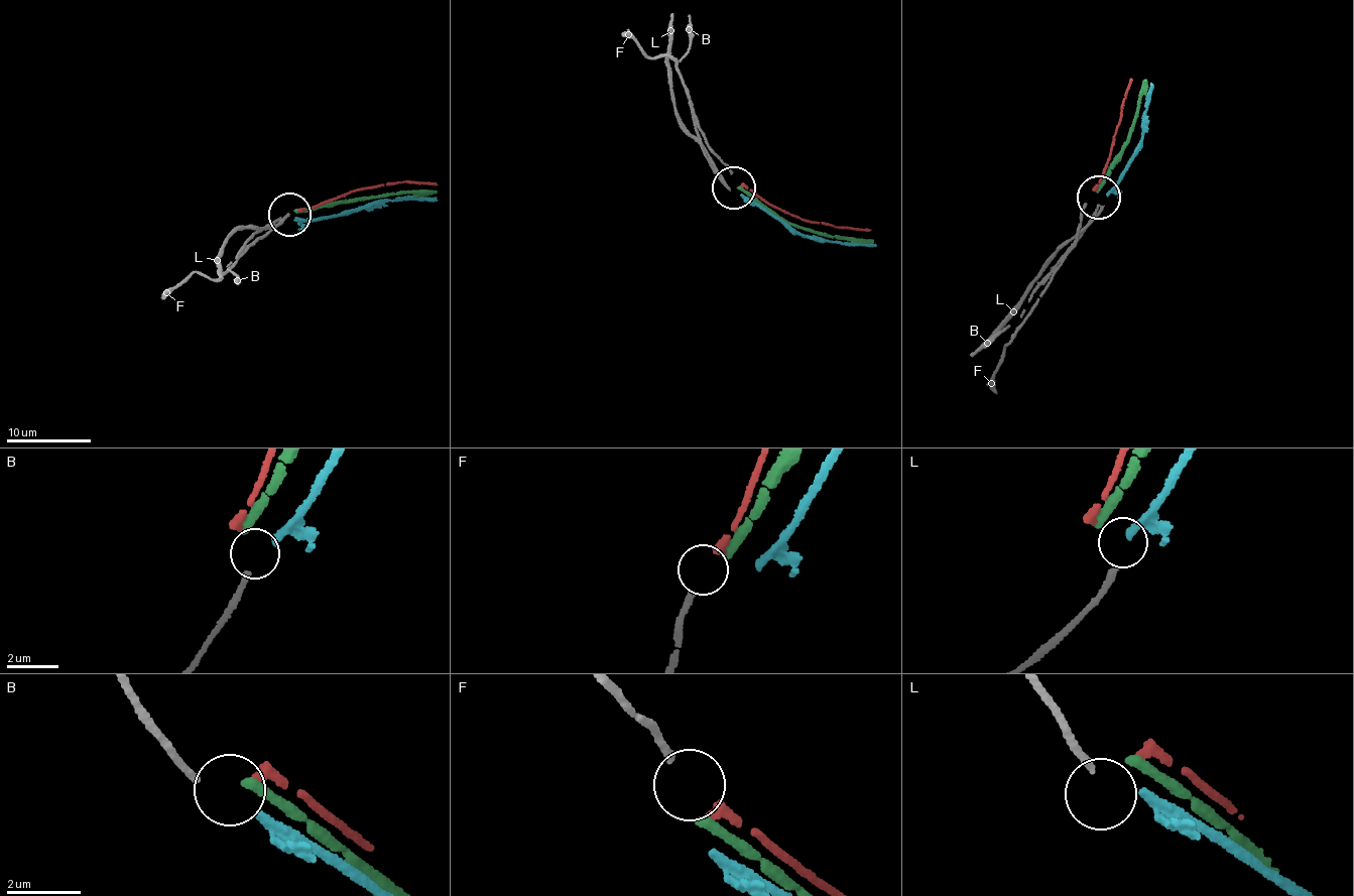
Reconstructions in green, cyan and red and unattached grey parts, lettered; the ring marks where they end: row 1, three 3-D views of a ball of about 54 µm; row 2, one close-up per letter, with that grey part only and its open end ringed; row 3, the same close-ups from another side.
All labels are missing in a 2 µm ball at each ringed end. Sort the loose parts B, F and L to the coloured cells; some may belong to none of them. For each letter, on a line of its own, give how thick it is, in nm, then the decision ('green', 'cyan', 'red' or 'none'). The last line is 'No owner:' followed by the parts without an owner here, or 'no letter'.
B: 180 nm thick; none
F: 220 nm thick; red
L: 220 nm thick; none
No owner: B, L

